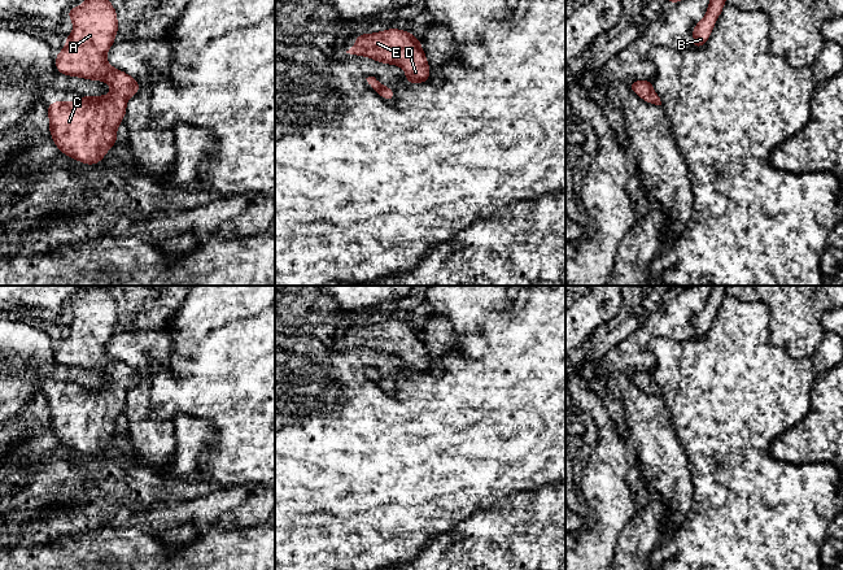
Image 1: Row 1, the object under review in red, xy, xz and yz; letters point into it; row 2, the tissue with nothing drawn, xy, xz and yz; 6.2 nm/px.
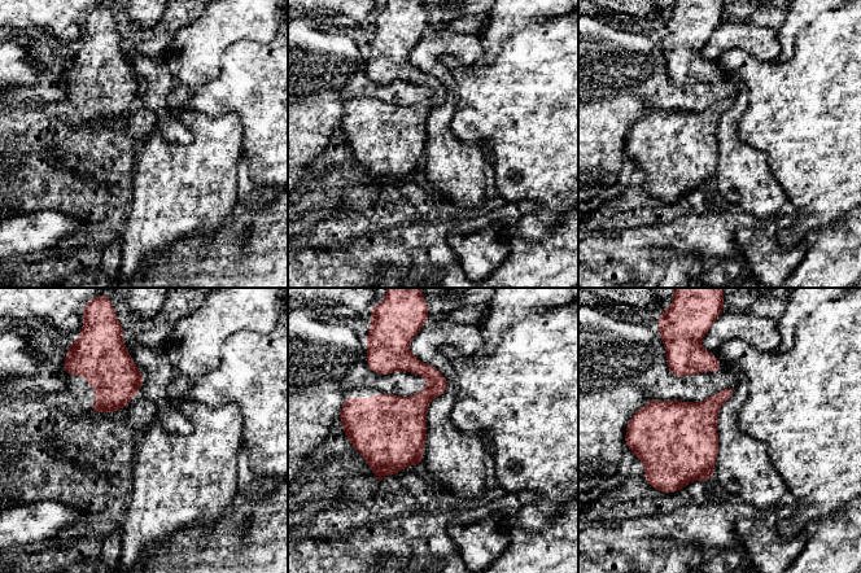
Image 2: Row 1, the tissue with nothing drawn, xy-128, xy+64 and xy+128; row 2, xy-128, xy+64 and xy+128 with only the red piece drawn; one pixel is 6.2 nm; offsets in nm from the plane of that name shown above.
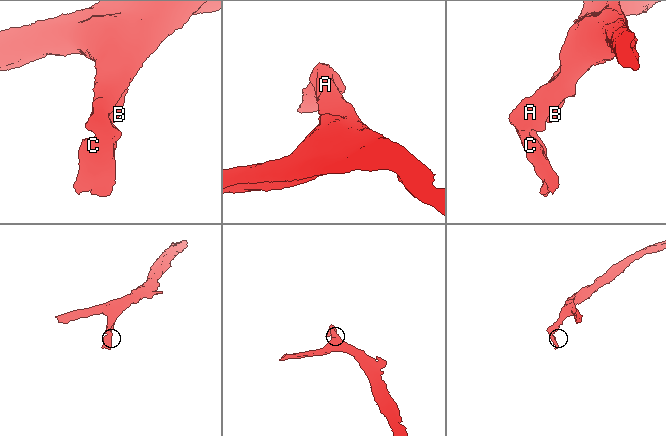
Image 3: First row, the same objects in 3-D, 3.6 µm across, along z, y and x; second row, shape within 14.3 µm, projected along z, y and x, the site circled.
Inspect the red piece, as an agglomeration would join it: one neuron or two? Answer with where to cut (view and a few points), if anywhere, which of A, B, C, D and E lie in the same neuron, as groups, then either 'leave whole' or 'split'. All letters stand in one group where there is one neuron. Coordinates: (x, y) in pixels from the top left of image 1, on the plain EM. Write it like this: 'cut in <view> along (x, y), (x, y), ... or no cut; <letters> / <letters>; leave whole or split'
no cut; A B C D E; leave whole

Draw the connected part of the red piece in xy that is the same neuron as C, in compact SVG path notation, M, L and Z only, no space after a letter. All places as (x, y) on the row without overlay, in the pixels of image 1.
M89 286L80 297L73 297L67 308L73 312L74 319L66 328L62 341L56 345L57 362L70 367L79 367L91 371L102 371L112 378L112 383L104 387L82 387L79 392L53 392L47 399L49 408L49 423L56 438L66 447L87 456L95 456L104 451L105 444L117 434L117 418L126 406L126 396L131 387L136 386L140 375L127 364L110 357L106 344L114 335L118 325L118 310L114 297L105 286Z

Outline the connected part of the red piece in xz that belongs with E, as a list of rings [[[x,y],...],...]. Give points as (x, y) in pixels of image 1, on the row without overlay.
[[[388,319],[380,323],[357,326],[355,335],[346,344],[401,357],[406,364],[407,374],[416,375],[429,371],[431,358],[427,347],[420,331],[410,322]]]

